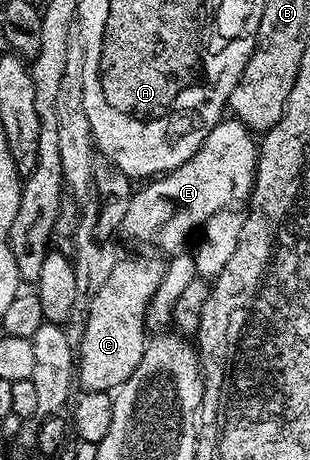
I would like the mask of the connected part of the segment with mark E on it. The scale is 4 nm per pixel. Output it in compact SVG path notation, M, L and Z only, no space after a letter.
M224 118L219 121L205 138L205 142L193 154L193 158L177 166L172 172L165 172L162 176L152 179L143 188L143 192L136 191L129 202L129 210L125 214L123 232L143 244L152 244L166 254L182 252L188 247L187 239L203 227L203 223L213 214L223 208L238 205L238 200L246 201L250 197L255 183L255 165L257 163L257 140L250 128L246 128L241 121L234 118Z

